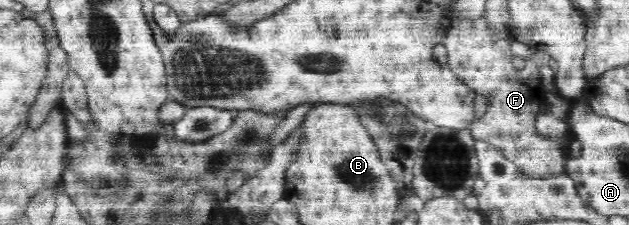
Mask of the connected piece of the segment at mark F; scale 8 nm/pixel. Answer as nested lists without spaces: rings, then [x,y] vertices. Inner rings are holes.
[[[453,29],[449,31],[444,39],[444,46],[448,49],[447,67],[473,92],[475,95],[486,97],[488,107],[486,115],[479,121],[475,121],[469,129],[475,140],[484,140],[492,143],[503,155],[511,160],[514,165],[531,178],[551,177],[565,172],[568,158],[561,154],[557,144],[542,139],[538,135],[535,121],[542,113],[548,112],[548,102],[545,98],[547,92],[543,86],[541,73],[543,67],[548,65],[548,57],[542,53],[534,53],[527,59],[524,67],[509,67],[503,63],[503,51],[495,49],[479,49],[467,53],[467,63],[459,63],[461,55],[457,57],[457,43],[453,43]]]

